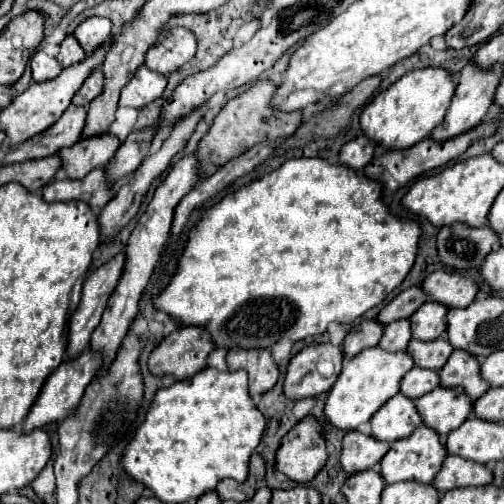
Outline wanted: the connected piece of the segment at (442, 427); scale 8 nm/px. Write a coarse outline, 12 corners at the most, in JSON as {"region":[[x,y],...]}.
{"region":[[462,387],[416,399],[428,427],[446,437],[472,415]]}

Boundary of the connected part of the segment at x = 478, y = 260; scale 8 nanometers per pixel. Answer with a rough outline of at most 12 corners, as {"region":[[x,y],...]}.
{"region":[[446,225],[438,255],[446,267],[480,267],[500,245],[492,227]]}

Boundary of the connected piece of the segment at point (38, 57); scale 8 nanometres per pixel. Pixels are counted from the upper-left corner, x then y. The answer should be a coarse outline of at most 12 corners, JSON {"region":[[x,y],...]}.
{"region":[[44,51],[32,57],[32,77],[38,83],[58,77],[62,67]]}

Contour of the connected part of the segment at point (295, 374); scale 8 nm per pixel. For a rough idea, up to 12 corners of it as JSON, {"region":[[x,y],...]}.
{"region":[[304,347],[288,365],[286,397],[332,389],[342,347]]}

